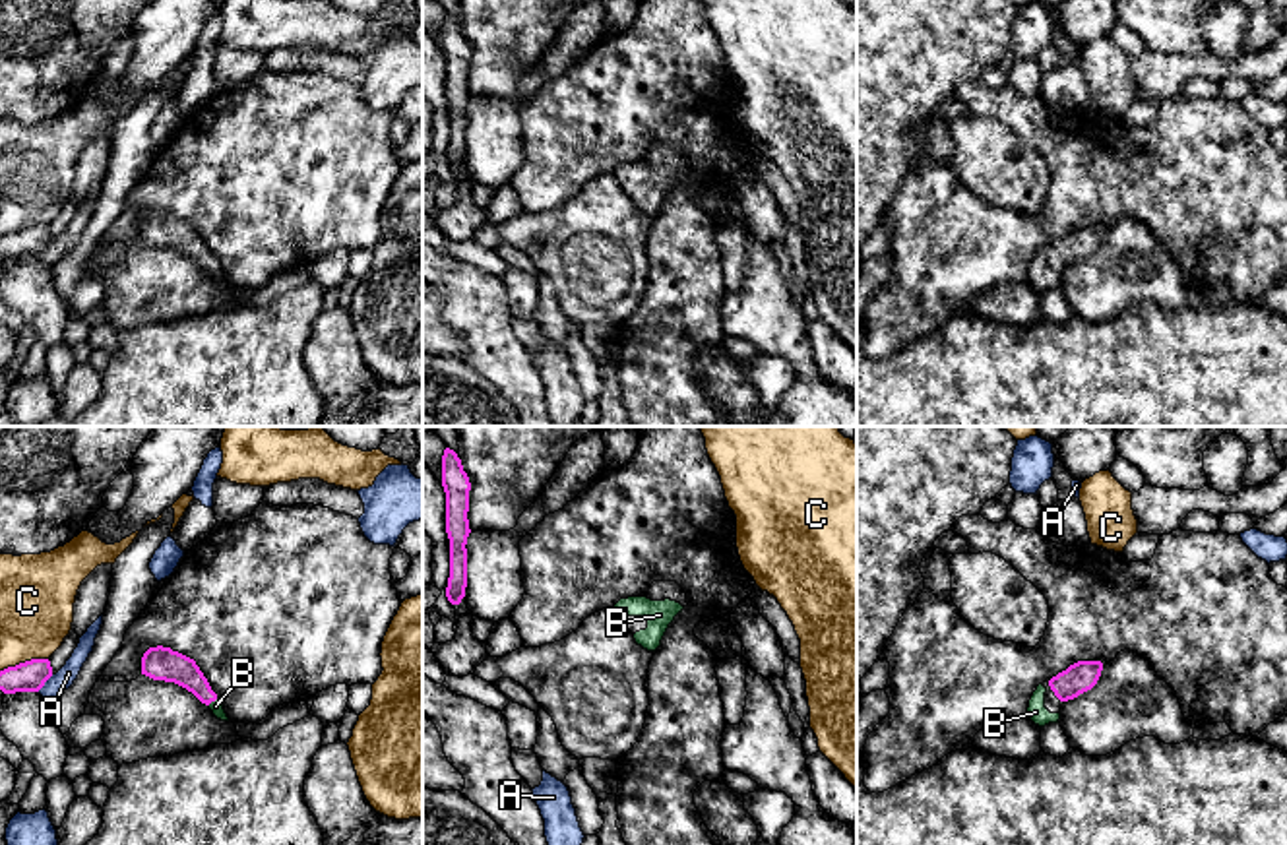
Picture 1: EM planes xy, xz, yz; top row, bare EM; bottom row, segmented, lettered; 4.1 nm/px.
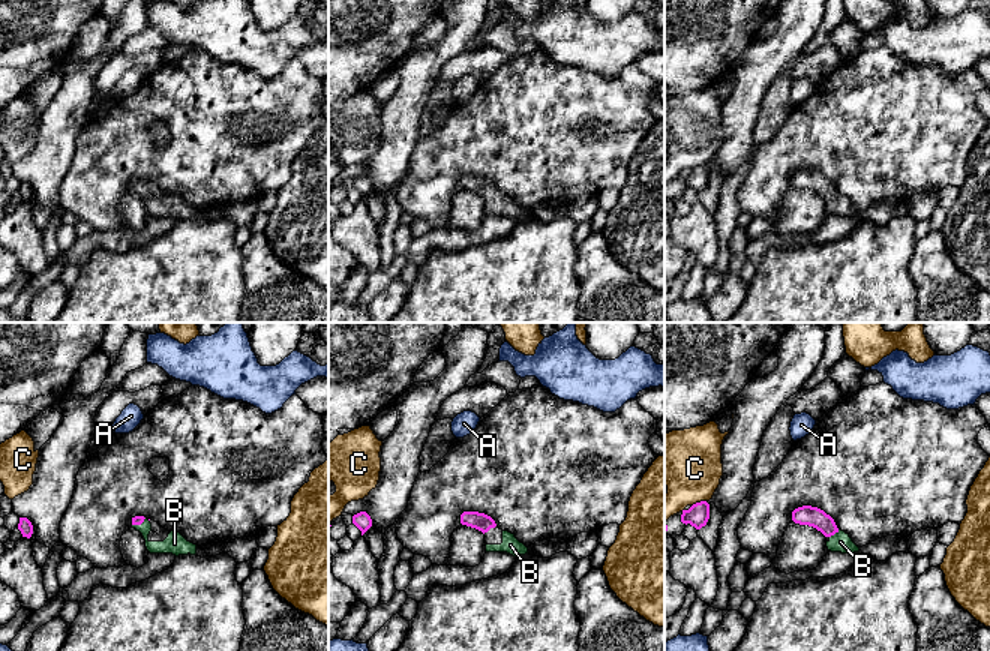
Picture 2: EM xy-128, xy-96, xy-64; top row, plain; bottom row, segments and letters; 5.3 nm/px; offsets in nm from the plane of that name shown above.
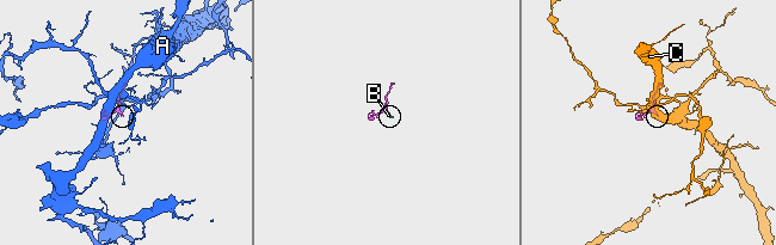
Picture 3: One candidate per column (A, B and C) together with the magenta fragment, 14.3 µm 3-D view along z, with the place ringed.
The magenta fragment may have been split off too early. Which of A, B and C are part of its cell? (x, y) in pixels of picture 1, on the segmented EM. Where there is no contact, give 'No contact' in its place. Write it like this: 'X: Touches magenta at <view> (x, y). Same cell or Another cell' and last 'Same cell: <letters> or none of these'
A: Touches magenta at xy (43, 685). Another cell
B: Touches magenta at xy (212, 700). Same cell
C: Touches magenta at xy (26, 661). Another cell
Same cell: B

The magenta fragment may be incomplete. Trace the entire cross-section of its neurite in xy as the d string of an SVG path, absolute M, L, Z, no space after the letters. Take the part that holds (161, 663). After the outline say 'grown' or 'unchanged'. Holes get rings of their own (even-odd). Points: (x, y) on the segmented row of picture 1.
M149 647L141 657L141 674L153 680L174 682L186 688L202 704L205 704L217 719L229 721L221 700L211 690L207 678L204 676L194 659L173 651L171 647Z | grown

